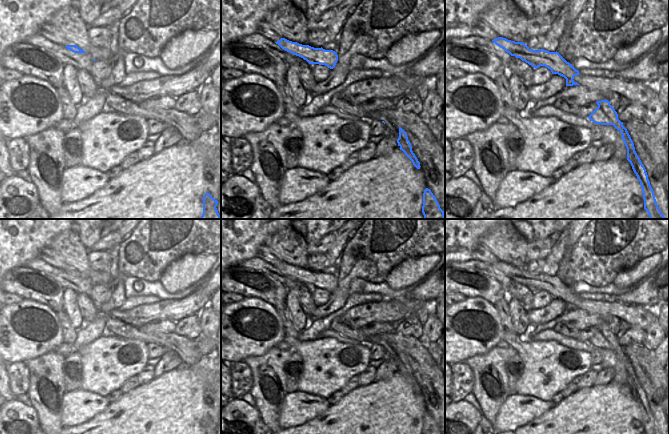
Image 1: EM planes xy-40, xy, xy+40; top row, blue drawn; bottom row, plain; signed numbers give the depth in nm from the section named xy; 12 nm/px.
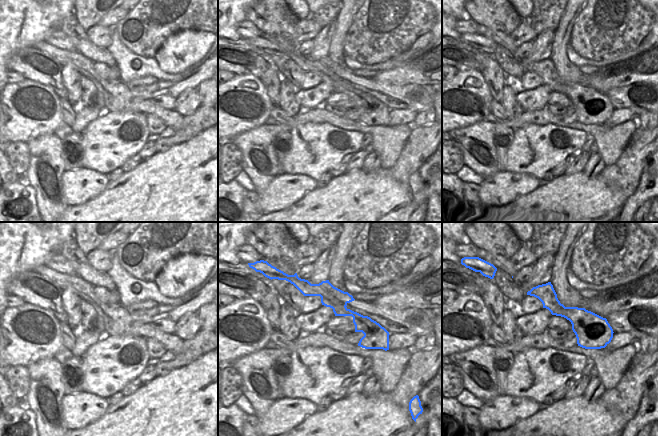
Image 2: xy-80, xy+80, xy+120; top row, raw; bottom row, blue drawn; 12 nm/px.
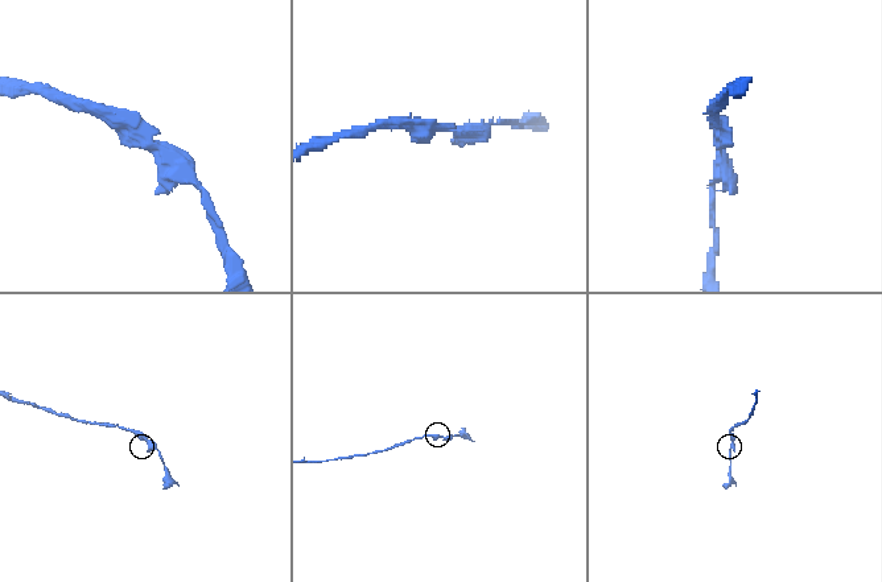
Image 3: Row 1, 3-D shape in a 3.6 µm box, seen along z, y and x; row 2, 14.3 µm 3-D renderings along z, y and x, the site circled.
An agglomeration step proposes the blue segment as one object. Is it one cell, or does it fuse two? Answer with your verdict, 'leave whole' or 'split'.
split

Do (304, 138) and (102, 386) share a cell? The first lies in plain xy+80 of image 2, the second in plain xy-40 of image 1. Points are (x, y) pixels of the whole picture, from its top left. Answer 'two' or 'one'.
one

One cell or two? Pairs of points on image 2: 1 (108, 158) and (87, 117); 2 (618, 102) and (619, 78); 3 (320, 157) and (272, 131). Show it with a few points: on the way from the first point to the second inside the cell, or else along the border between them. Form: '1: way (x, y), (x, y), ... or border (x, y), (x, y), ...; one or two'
1: border (100, 115), (92, 120), (81, 132); two
2: border (642, 82), (614, 87), (606, 92); two
3: border (281, 123), (285, 124), (290, 131); two

